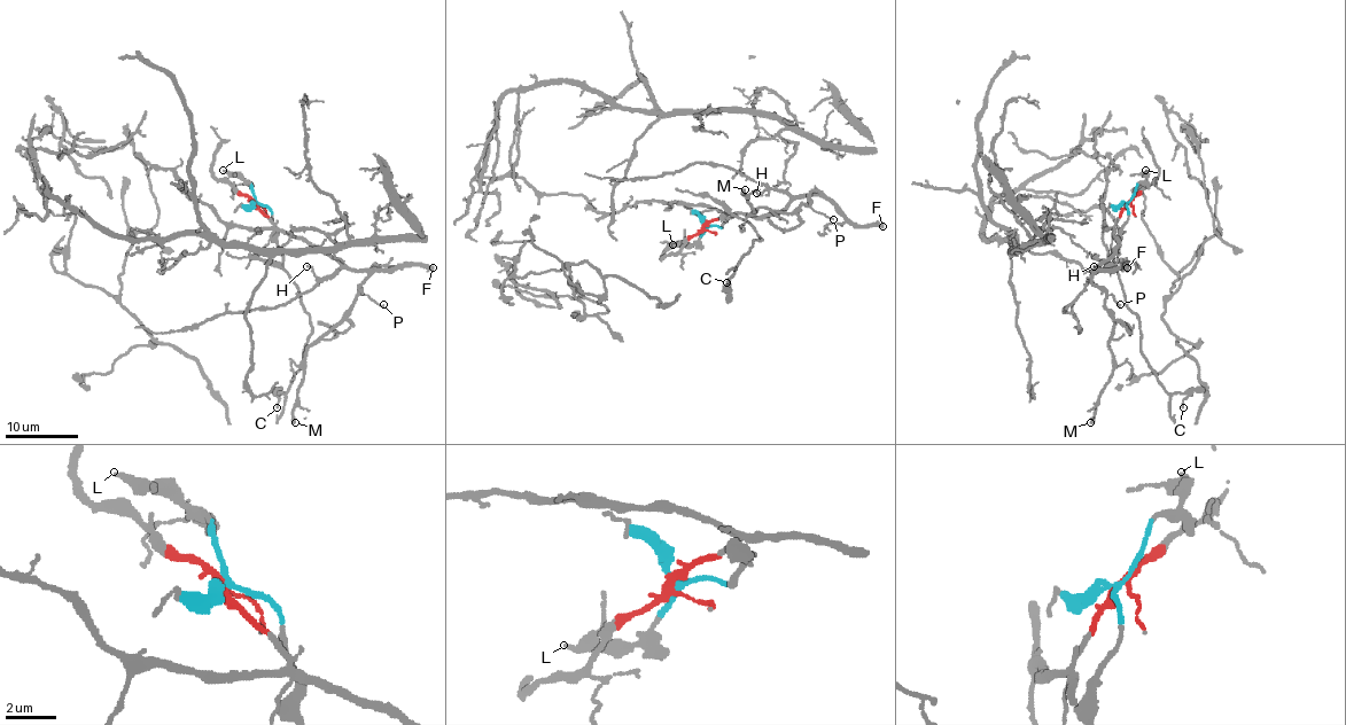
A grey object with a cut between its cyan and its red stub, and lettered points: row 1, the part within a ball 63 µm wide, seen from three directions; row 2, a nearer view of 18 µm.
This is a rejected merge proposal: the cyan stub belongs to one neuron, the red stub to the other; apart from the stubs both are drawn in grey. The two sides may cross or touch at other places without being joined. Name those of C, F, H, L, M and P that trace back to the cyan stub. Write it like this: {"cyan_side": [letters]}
{"cyan_side": ["C", "L"]}

